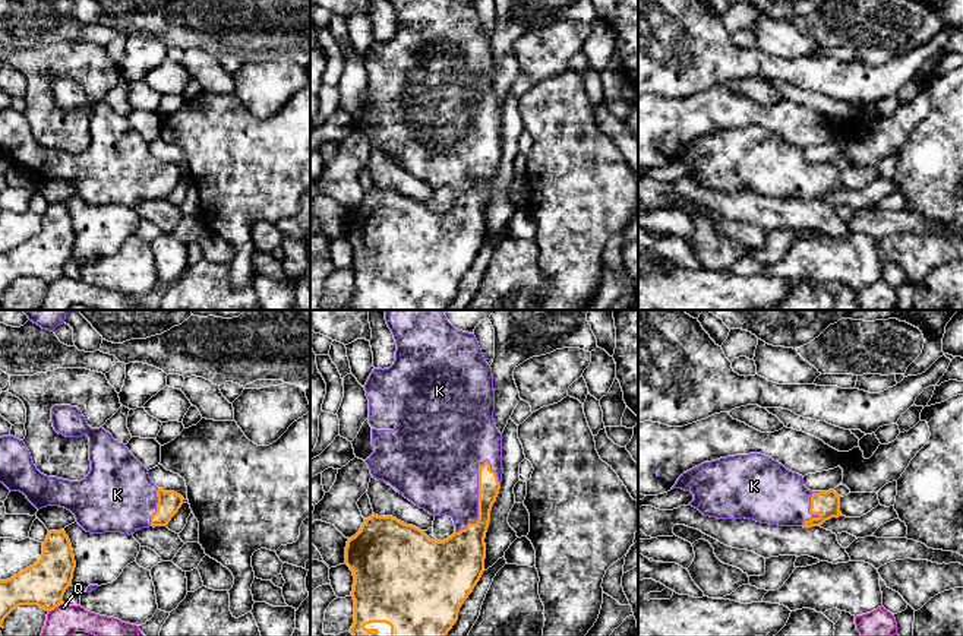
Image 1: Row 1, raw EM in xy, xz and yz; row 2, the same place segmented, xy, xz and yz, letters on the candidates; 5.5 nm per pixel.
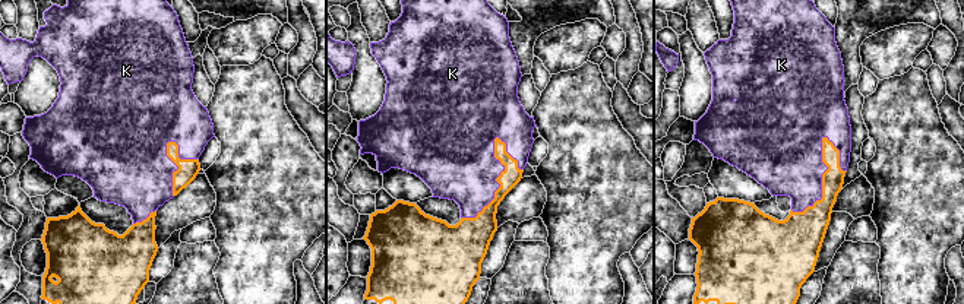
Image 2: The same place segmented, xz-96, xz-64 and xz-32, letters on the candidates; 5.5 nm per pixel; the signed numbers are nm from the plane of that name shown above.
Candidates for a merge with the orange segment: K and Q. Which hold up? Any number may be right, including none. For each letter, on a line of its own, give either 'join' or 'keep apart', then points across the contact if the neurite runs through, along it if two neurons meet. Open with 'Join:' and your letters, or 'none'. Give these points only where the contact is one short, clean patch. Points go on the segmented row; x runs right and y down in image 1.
Join: K
K: join
Q: keep apart; border along xy (63, 603), (49, 611)

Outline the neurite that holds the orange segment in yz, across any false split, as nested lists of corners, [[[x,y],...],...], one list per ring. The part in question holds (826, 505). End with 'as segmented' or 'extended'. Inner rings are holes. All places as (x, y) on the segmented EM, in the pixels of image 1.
[[[735,455],[704,462],[683,472],[673,488],[694,494],[688,504],[704,516],[717,519],[754,519],[779,526],[820,526],[831,518],[843,516],[840,496],[834,490],[811,491],[803,485],[802,475],[786,469],[777,461],[761,455]]]; extended

